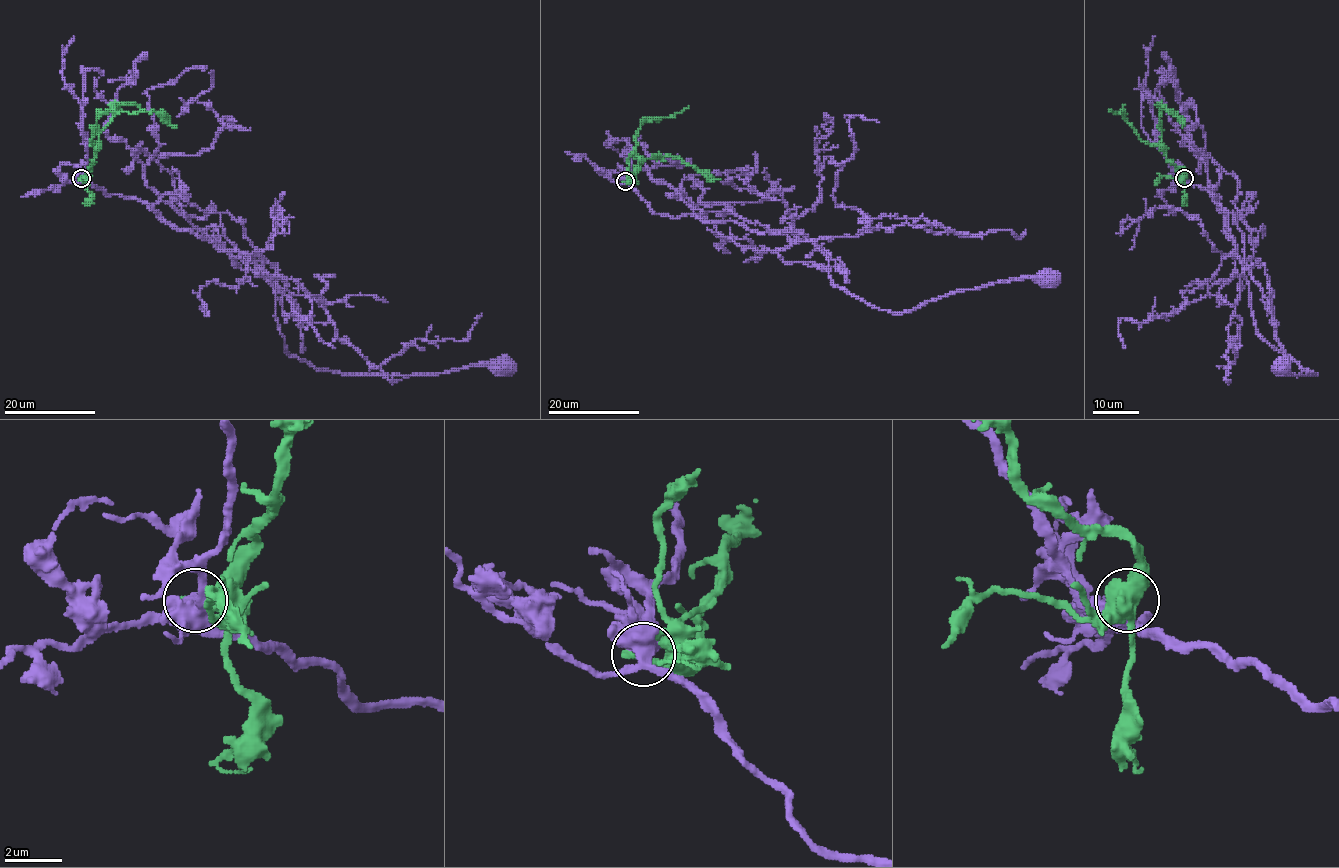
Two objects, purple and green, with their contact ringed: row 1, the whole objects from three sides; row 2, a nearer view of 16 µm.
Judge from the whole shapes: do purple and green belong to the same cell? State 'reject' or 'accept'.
reject

